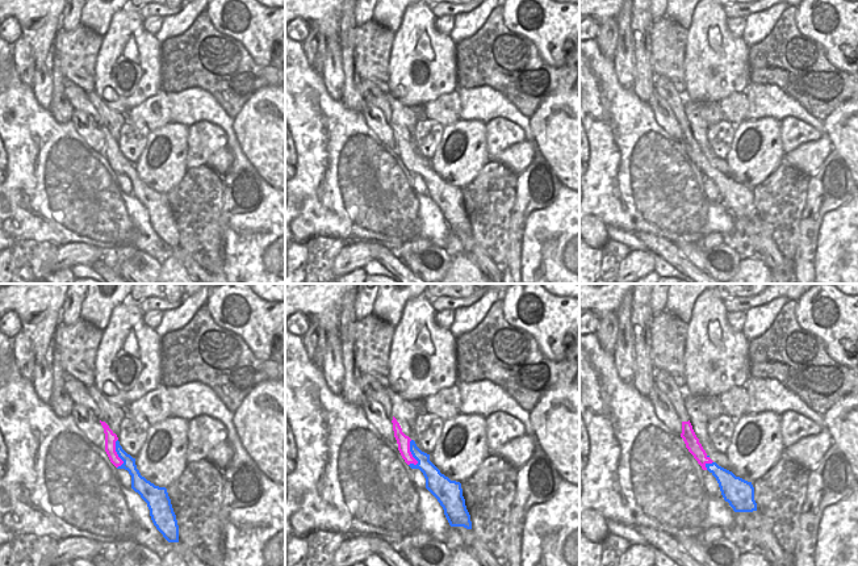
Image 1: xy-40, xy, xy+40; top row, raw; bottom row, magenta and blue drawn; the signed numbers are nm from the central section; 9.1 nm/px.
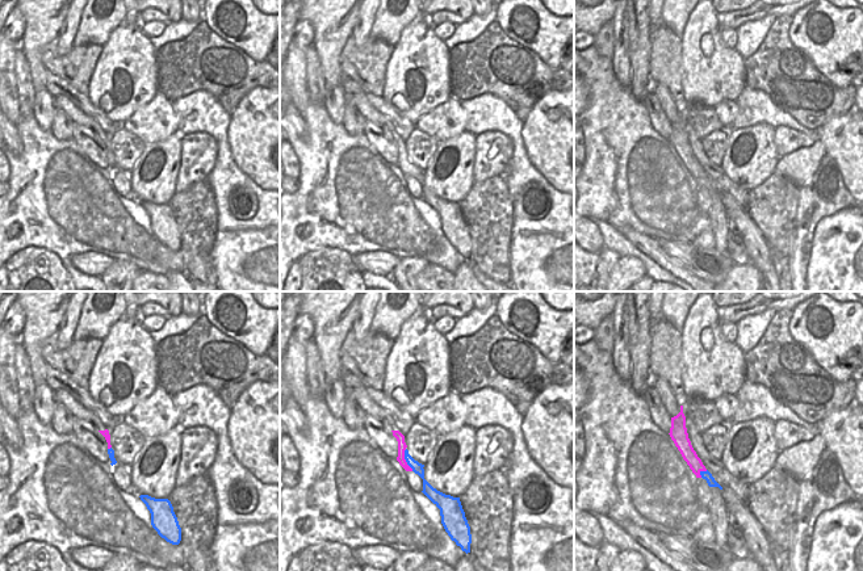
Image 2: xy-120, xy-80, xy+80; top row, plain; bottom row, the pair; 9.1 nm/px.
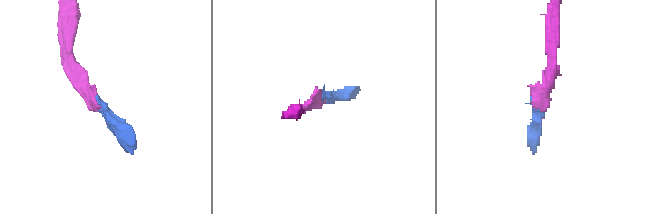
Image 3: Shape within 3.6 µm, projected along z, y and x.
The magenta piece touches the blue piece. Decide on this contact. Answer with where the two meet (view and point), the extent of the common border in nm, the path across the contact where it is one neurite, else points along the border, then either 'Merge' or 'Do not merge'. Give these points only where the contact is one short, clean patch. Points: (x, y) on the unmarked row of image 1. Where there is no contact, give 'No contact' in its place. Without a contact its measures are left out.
Touches magenta at xy (410, 159). Shared border 240 nm. Boundary: xy (410, 146), (410, 159), (417, 167), (415, 171). Do not merge

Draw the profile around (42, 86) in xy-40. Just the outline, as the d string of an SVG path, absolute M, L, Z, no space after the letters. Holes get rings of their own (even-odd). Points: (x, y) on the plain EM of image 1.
M46 64L35 66L32 91L39 106L43 109L50 109L53 95L53 79L51 71L46 67Z

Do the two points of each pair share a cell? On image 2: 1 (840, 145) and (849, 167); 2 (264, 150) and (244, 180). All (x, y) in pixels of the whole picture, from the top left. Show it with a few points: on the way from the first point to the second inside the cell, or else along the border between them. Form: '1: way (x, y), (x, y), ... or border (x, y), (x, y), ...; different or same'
1: way (845, 150), (849, 154), (849, 162); same
2: border (230, 150), (234, 163), (265, 190); different

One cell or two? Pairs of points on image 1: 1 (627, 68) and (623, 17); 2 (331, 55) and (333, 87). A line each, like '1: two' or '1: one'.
1: one
2: one

